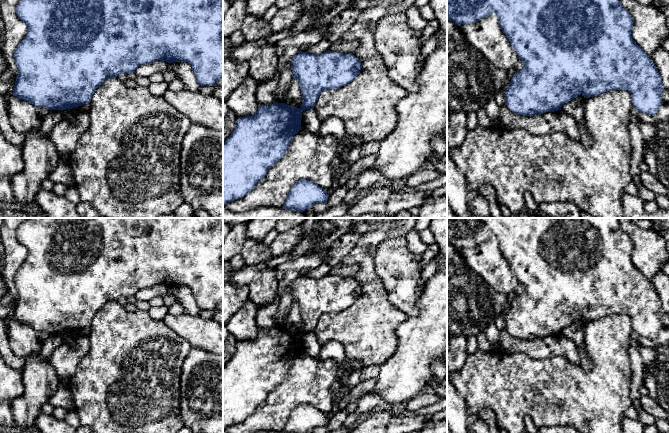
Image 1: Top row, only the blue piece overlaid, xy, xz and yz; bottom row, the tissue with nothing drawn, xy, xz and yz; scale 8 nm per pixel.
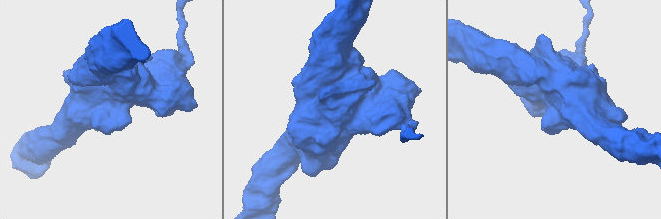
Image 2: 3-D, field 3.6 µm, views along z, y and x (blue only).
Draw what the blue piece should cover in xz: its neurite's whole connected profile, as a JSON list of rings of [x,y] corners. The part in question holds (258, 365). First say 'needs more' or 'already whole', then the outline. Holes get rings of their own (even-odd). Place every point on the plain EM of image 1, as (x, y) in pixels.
already whole; [[[329,274],[318,279],[300,275],[291,287],[292,300],[301,312],[302,331],[275,325],[268,331],[259,328],[254,339],[238,341],[234,355],[223,366],[223,431],[250,417],[268,394],[285,380],[291,363],[302,353],[302,336],[314,333],[320,317],[325,313],[338,313],[348,309],[362,292],[361,285],[353,278]]]

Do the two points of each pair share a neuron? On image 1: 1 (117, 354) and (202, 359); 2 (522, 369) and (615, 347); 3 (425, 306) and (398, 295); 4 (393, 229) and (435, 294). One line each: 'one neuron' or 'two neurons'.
1: two neurons
2: one neuron
3: two neurons
4: two neurons

